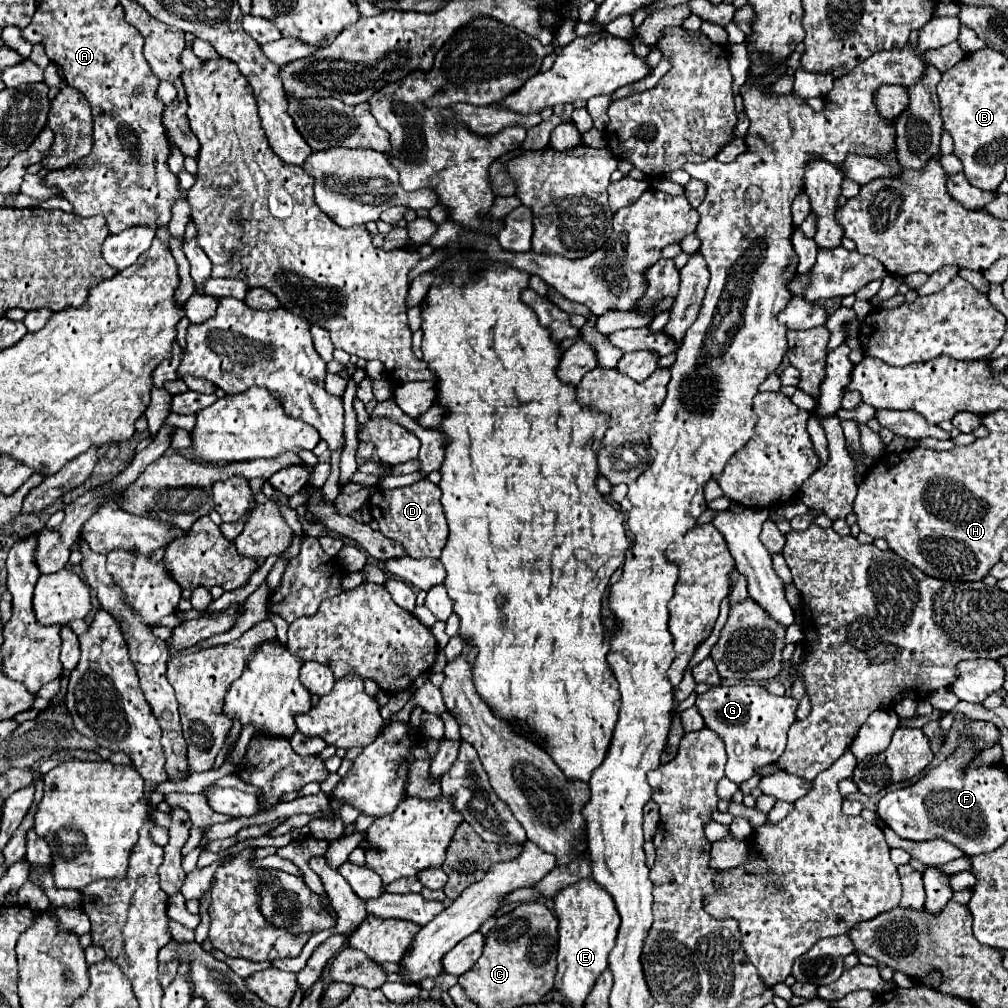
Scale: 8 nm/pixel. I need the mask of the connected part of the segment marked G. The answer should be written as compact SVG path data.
M718 685L696 697L696 707L706 721L706 727L716 731L728 753L726 777L740 785L750 779L758 767L776 763L780 753L786 747L786 733L790 725L796 721L796 699L790 695L776 697L768 693L762 685Z

